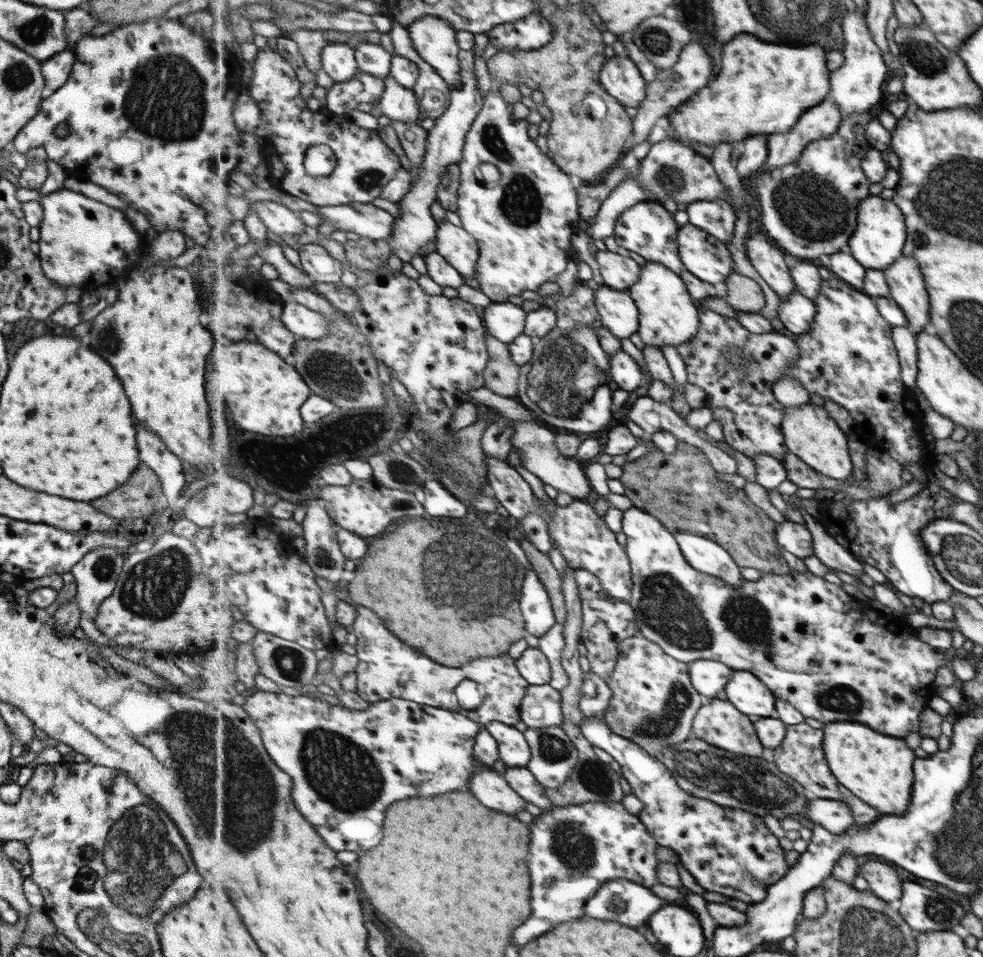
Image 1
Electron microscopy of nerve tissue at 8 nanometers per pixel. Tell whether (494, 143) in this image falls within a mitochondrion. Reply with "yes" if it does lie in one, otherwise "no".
yes

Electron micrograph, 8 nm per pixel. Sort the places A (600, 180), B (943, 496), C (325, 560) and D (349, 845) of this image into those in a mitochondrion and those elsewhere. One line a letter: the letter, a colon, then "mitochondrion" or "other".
A: other
B: other
C: mitochondrion
D: other

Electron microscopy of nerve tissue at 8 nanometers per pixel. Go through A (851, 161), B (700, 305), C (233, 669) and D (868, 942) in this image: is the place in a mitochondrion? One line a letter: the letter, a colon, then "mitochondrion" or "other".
A: other
B: other
C: other
D: mitochondrion

